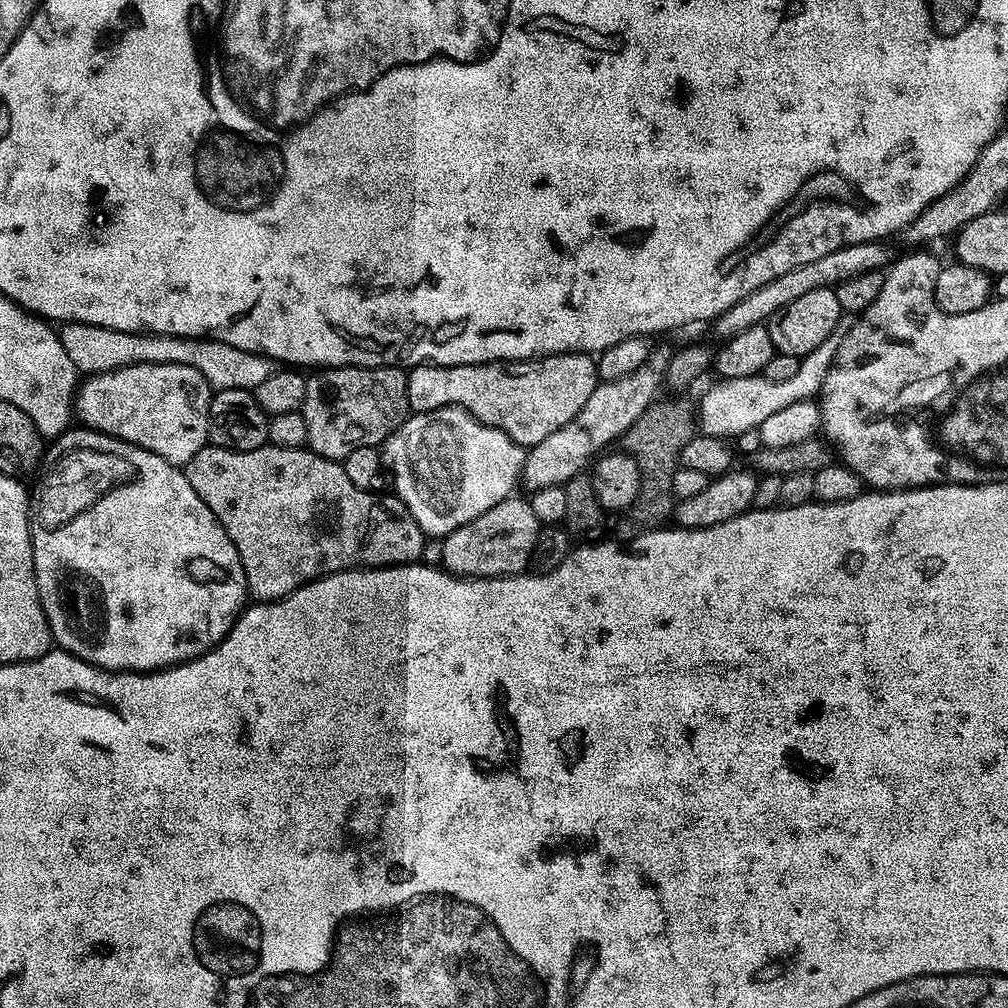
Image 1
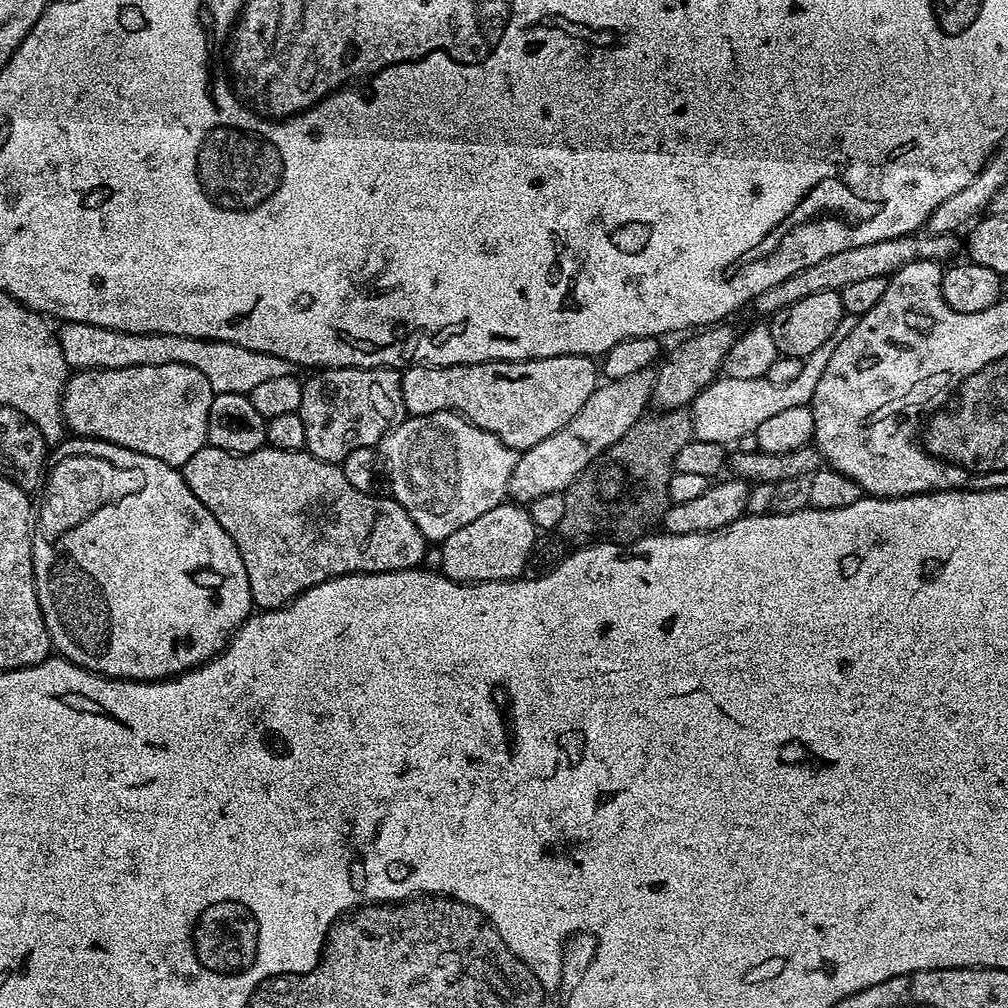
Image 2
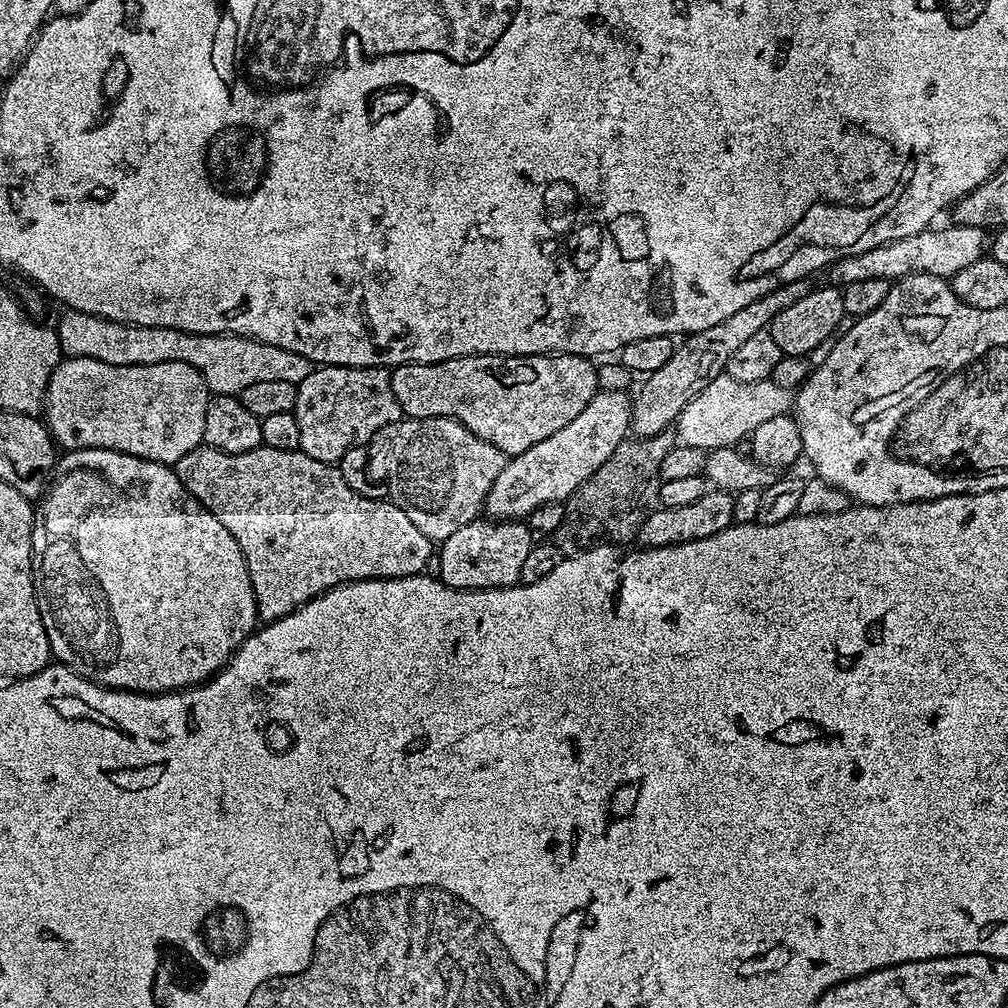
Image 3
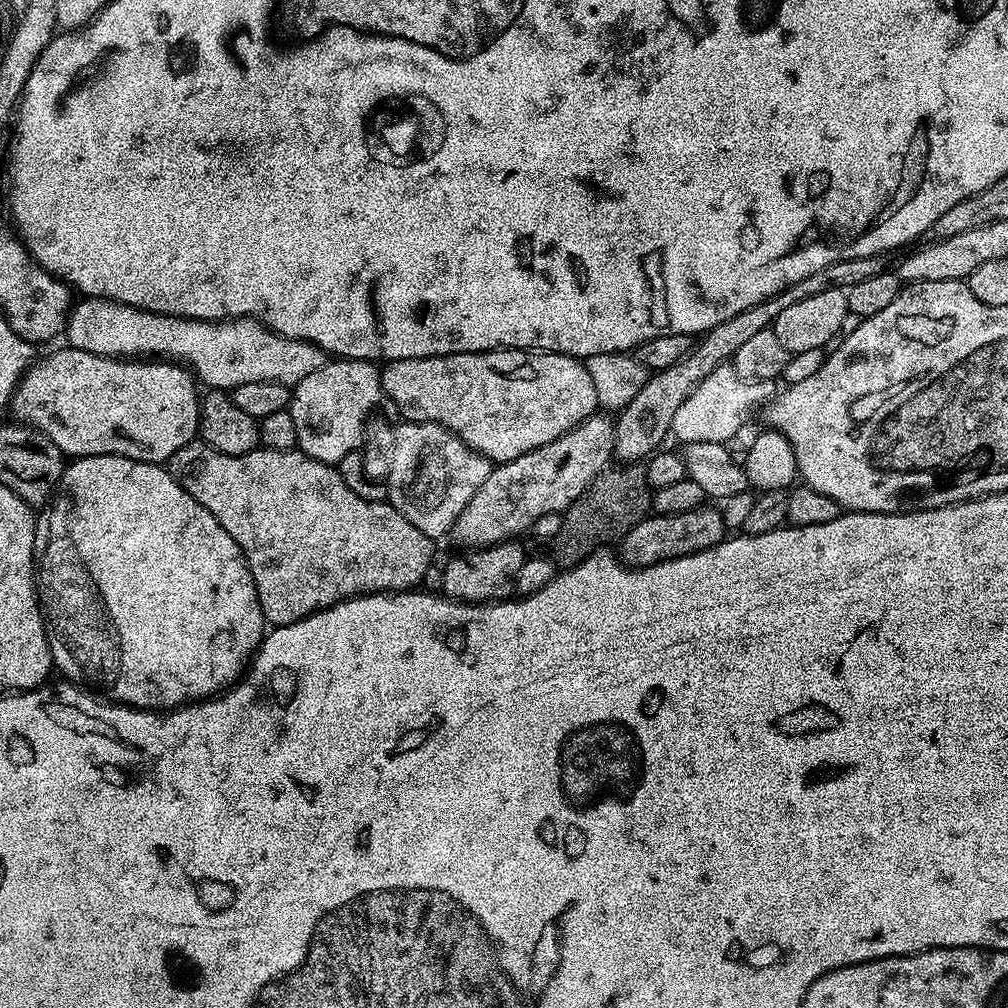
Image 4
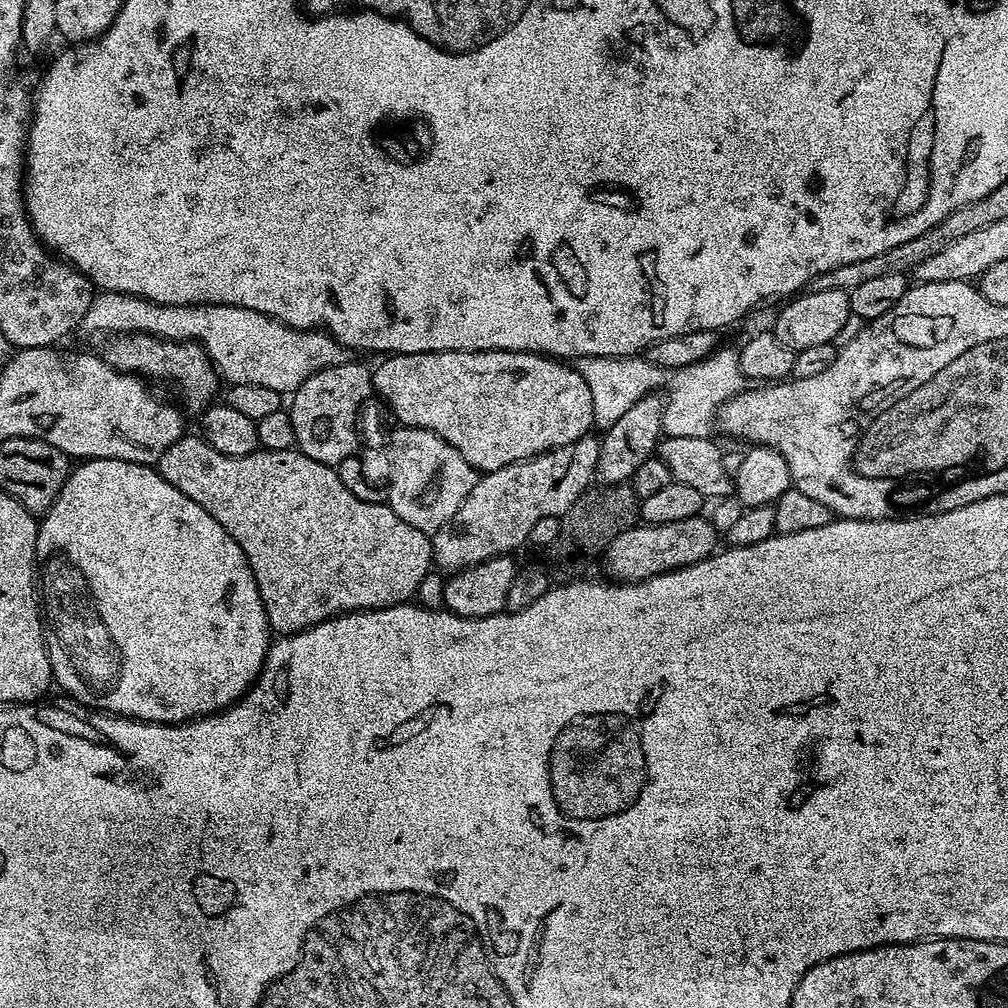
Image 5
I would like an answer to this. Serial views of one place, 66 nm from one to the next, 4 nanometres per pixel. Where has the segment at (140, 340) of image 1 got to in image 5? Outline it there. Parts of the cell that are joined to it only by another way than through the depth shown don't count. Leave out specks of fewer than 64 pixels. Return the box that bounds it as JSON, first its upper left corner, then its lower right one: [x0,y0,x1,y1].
[79,291,346,394]

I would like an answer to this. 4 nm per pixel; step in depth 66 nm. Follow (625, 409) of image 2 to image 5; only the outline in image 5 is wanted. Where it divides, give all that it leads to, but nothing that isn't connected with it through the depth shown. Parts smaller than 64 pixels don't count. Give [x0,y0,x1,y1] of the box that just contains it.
[431,434,599,574]

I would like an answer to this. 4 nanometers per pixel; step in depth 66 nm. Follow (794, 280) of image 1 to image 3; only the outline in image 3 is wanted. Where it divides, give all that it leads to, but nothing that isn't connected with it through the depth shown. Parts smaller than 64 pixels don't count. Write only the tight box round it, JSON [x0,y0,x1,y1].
[826,223,985,286]

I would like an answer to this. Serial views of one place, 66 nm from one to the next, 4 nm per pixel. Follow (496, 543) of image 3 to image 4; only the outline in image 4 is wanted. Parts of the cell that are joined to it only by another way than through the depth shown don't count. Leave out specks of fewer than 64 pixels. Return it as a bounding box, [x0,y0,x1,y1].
[443,539,526,604]

